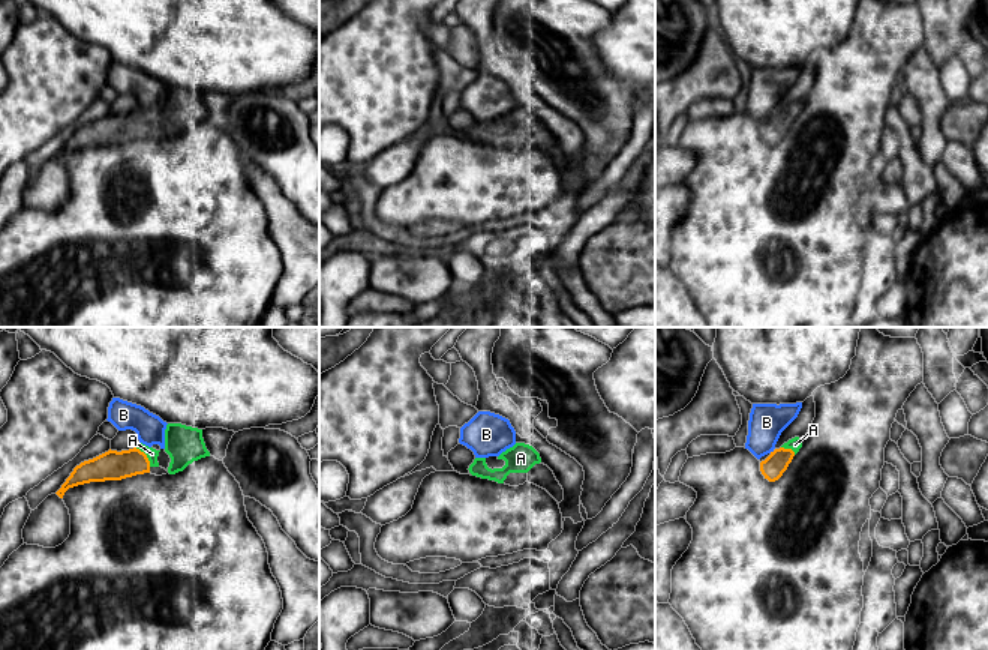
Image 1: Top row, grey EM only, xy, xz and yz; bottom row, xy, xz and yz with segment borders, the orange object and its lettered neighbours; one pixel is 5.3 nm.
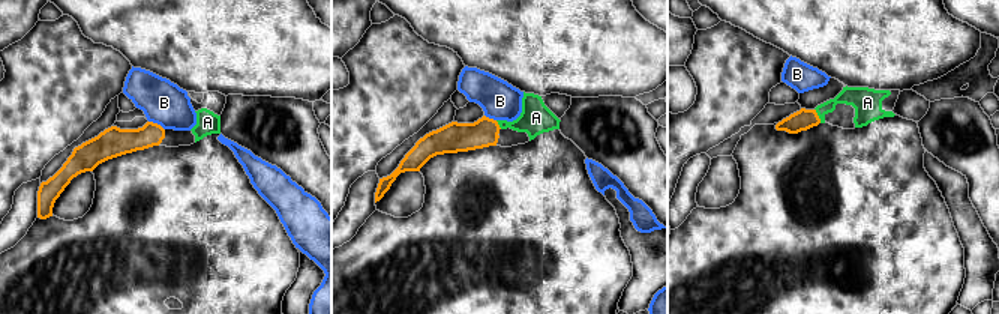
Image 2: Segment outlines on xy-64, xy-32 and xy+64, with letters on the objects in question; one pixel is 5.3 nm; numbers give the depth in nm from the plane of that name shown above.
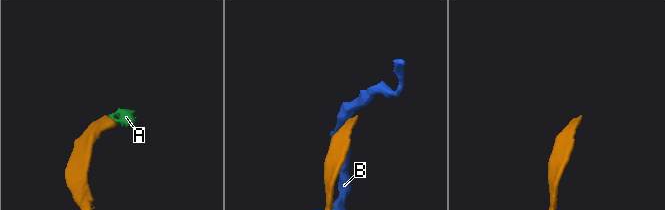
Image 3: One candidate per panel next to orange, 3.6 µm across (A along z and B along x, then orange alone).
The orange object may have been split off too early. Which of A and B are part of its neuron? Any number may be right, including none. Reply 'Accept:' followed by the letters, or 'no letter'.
Accept: A

